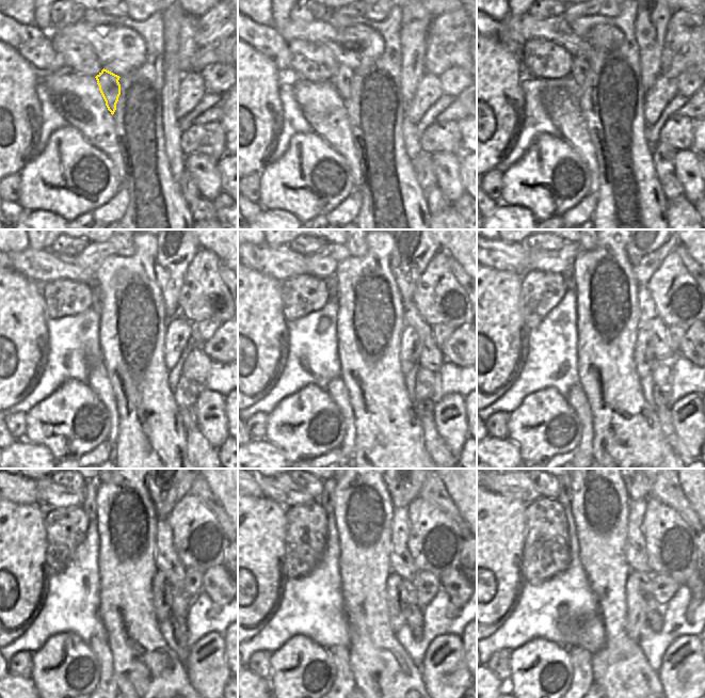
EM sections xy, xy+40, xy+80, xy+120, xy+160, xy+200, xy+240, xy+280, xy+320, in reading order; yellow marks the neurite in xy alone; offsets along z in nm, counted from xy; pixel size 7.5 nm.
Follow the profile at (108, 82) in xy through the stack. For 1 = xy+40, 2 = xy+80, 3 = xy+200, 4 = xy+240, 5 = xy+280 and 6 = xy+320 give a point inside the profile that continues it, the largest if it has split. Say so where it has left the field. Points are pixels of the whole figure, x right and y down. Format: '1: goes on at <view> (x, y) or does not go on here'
1: goes on at xy+40 (342, 81)
2: goes on at xy+80 (579, 68)
3: goes on at xy+200 (566, 302)
4: goes on at xy+240 (90, 506)
5: goes on at xy+280 (326, 500)
6: goes on at xy+320 (565, 497)

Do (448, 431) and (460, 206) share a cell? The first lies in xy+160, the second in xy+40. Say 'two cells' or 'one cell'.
two cells

